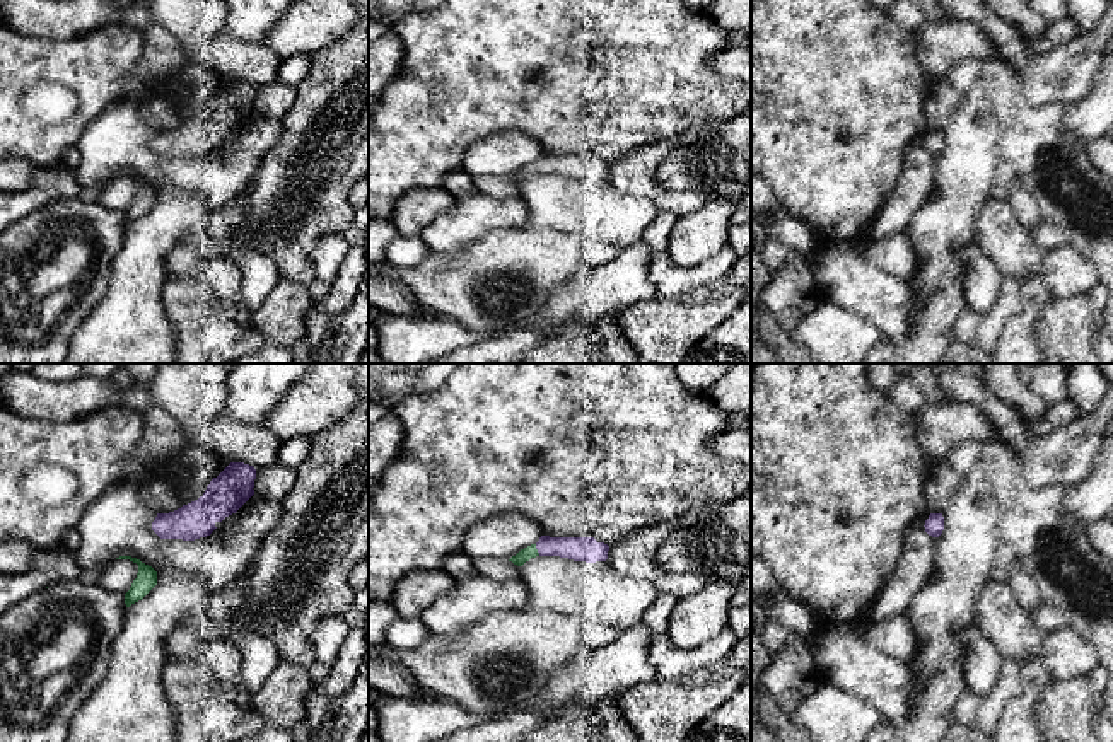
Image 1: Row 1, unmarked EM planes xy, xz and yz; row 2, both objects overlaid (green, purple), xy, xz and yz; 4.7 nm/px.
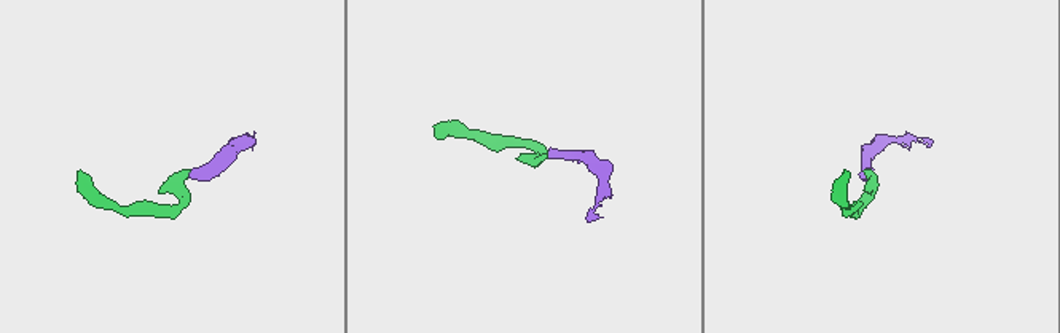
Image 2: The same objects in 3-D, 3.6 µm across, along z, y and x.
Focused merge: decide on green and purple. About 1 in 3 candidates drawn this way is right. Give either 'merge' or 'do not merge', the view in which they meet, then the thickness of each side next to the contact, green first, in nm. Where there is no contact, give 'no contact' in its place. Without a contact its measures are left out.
merge; contact in xz; calibres 70 and 120 nm

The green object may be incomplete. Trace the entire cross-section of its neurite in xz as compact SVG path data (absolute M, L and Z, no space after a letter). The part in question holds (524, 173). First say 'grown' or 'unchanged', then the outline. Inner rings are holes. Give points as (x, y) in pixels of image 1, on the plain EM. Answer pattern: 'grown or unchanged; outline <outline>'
grown; outline M541 154L536 162L531 162L521 167L512 179L517 184L522 184L526 179L536 174L560 174L574 179L606 179L609 164L597 160L594 155L550 155Z

